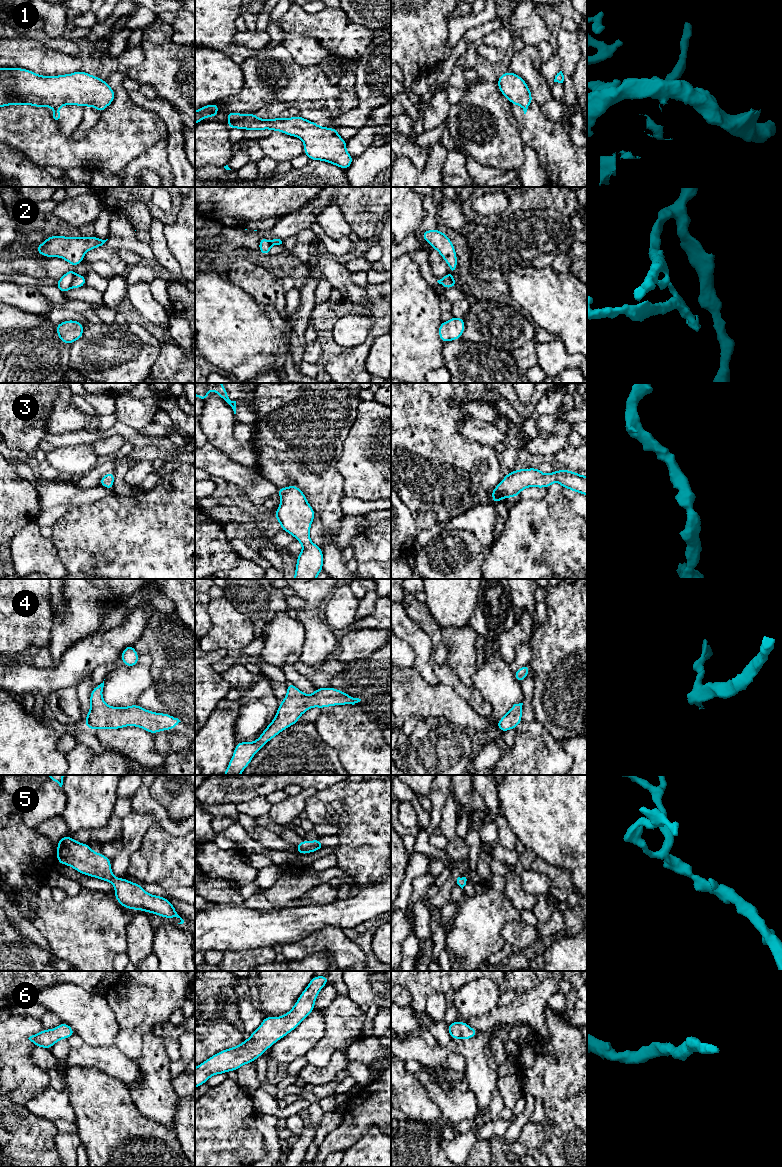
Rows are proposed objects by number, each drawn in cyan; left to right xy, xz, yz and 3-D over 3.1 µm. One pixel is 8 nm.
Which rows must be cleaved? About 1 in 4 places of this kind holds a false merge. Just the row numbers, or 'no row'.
1, 2

